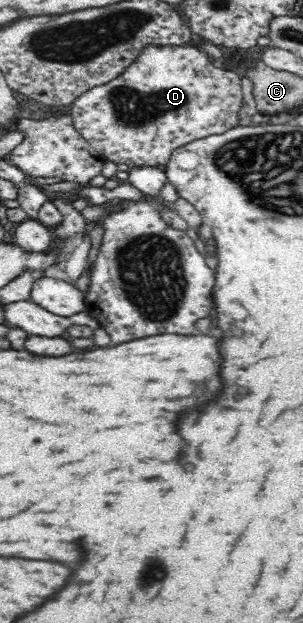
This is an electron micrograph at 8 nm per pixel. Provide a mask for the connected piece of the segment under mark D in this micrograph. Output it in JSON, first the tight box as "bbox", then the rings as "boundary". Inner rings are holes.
{"bbox":[69,44,242,168],"boundary":[[[149,44],[148,46],[145,45],[140,55],[134,59],[132,65],[126,67],[126,71],[124,71],[122,75],[119,75],[116,79],[110,79],[106,84],[96,85],[96,87],[88,89],[88,91],[82,93],[80,97],[74,99],[69,105],[70,117],[76,131],[80,132],[80,135],[82,135],[96,151],[102,153],[106,160],[114,161],[114,163],[124,168],[134,167],[134,165],[150,165],[164,168],[174,149],[178,149],[178,147],[194,141],[194,139],[224,133],[239,125],[239,113],[242,109],[242,84],[240,79],[241,77],[232,70],[214,67],[214,65],[212,65],[212,58],[206,52],[202,52],[197,47],[197,44],[185,44],[184,46]]]}

